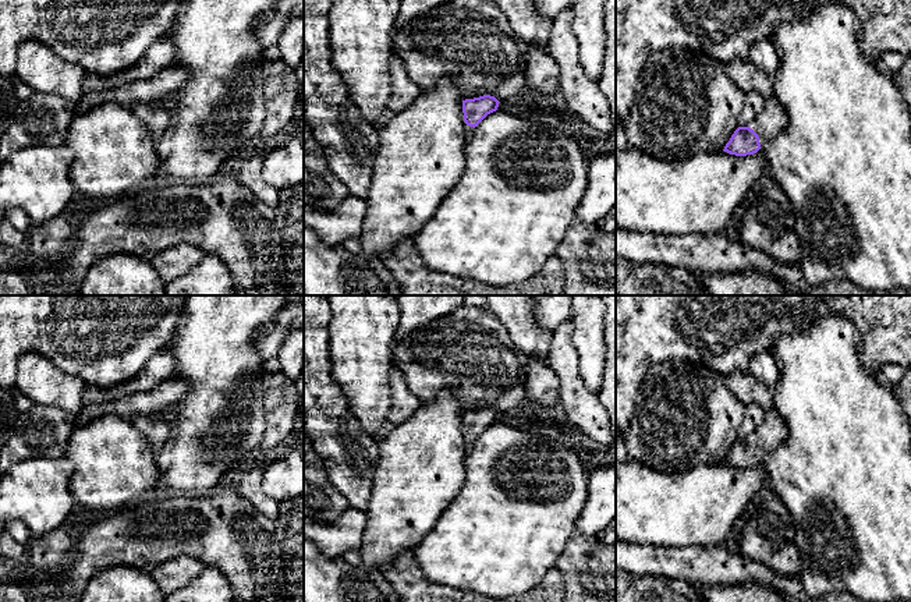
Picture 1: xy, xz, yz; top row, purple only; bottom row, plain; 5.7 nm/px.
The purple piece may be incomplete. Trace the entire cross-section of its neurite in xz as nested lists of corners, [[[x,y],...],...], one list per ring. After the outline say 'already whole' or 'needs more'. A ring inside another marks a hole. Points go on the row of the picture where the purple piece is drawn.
[[[483,95],[474,99],[462,100],[462,113],[465,121],[465,142],[468,142],[475,131],[475,127],[490,113],[499,107],[499,100],[495,96]]] | needs more

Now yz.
[[[770,96],[763,111],[748,127],[738,127],[723,150],[735,156],[754,155],[786,125],[787,114],[783,106]]] | needs more

